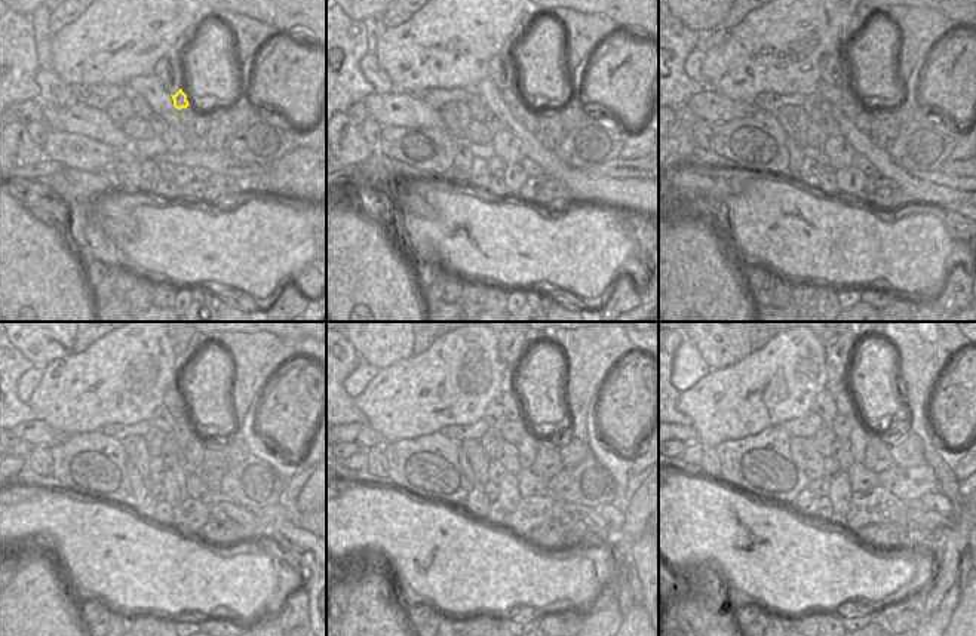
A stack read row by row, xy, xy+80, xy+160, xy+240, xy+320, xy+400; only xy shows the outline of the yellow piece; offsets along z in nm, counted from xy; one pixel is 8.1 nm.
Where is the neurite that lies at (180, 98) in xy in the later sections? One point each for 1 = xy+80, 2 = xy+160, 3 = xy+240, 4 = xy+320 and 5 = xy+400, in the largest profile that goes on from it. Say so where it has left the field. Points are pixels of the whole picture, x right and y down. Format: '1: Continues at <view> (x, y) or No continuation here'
1: Continues at xy+80 (509, 95)
2: Continues at xy+160 (832, 95)
3: Continues at xy+240 (162, 418)
4: Continues at xy+320 (494, 415)
5: Continues at xy+400 (823, 405).

